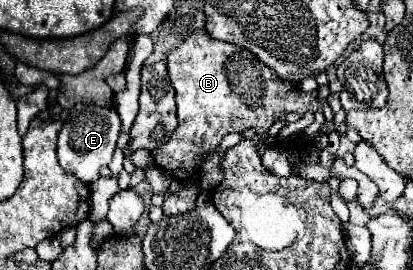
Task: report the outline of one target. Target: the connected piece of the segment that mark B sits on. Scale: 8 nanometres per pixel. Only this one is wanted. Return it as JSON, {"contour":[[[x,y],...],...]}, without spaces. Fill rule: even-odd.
{"contour":[[[203,29],[189,35],[177,49],[173,49],[169,53],[167,67],[169,67],[169,77],[171,77],[171,83],[175,89],[179,125],[177,125],[175,133],[171,135],[171,139],[165,145],[161,145],[159,149],[153,149],[151,155],[159,167],[163,167],[167,173],[171,173],[179,181],[197,177],[199,157],[203,157],[205,153],[213,153],[215,147],[221,143],[221,139],[227,133],[255,129],[259,135],[265,135],[265,131],[273,125],[275,115],[281,111],[287,111],[287,113],[297,111],[303,115],[309,109],[311,111],[319,109],[317,93],[307,93],[307,95],[301,93],[297,87],[281,81],[271,69],[267,69],[267,65],[259,63],[249,51],[245,51],[237,45],[231,45],[231,43],[221,43],[221,41],[209,37]]]}

